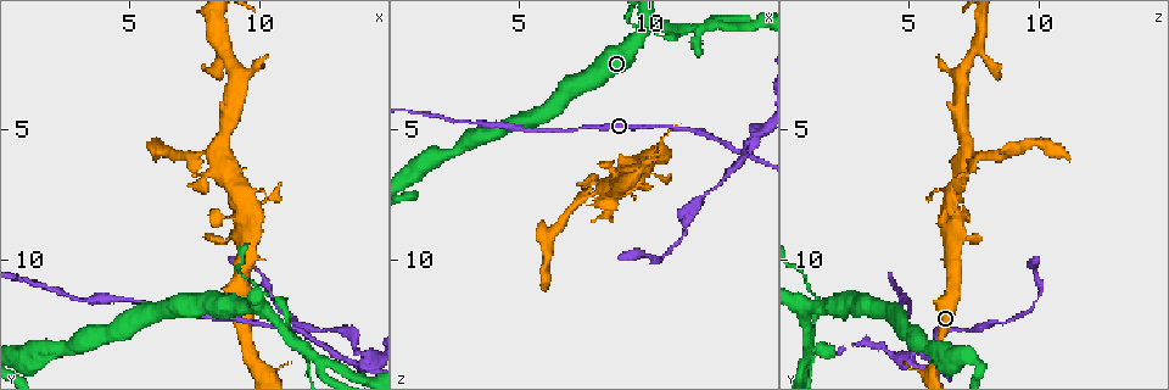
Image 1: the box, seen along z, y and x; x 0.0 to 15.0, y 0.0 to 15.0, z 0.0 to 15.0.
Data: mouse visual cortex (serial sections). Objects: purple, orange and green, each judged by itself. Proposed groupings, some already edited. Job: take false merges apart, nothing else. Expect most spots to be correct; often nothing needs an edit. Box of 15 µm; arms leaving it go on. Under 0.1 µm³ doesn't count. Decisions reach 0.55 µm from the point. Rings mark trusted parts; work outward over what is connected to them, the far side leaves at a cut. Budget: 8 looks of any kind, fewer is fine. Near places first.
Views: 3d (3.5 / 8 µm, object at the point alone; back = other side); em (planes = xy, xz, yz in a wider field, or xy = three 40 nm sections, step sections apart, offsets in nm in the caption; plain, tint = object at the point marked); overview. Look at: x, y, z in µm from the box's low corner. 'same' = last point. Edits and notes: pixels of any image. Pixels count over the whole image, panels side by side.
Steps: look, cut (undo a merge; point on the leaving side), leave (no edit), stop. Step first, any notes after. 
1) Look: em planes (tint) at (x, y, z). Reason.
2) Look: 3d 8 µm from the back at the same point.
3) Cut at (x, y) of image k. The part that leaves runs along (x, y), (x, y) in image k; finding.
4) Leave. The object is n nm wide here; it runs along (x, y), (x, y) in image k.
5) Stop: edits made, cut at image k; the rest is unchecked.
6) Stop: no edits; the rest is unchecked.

Look: 3d 3.5 µm at (11.1, 12.7, 1.3). Two arms in line, one across.

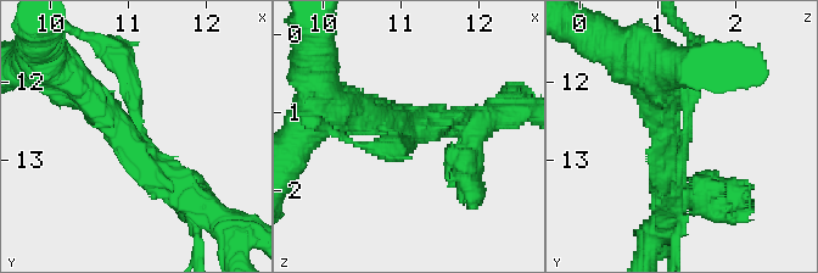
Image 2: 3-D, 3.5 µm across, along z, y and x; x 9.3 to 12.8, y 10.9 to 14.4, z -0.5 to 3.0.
Look: em xy step 5 (tint) at (11.10, 12.75, 1.20).

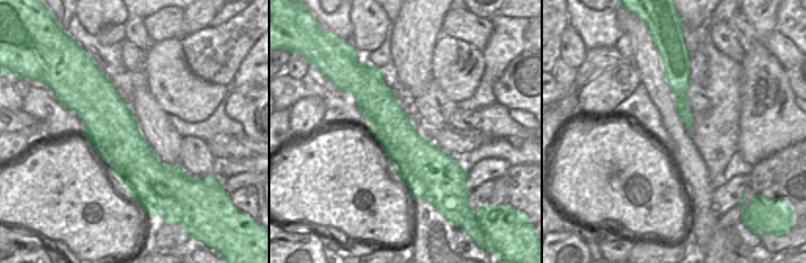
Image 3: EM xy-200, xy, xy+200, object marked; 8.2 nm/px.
Cut at (123, 49) of image 2. The arms are 250, 300, 450 nm wide; two cells meet here.

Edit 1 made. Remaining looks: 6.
Look: 3d 3.5 µm from the back at (12.5, 14.0, 1.0). Side arm on a straight run.

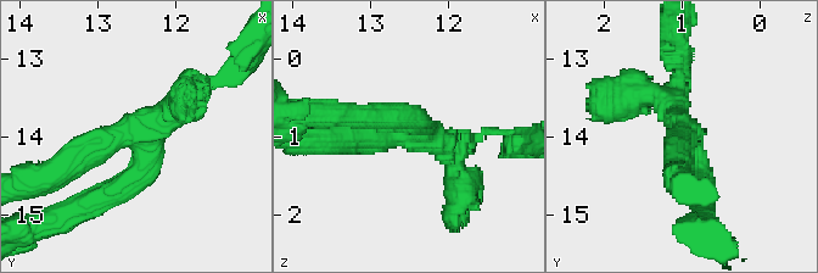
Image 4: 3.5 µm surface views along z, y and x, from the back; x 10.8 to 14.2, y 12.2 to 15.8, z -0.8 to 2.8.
Look: em xy step 5 (plain) at (12.45, 13.95, 0.95). 3 arms meet here; the arms are 250, 350, 350 nm wide; now the EM.

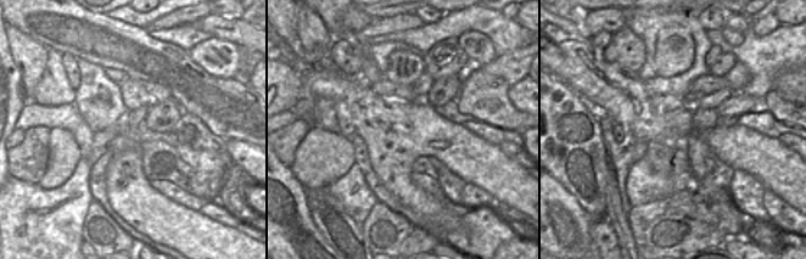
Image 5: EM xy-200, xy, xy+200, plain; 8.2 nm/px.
Look: em xy step 5 (tint) at the same point.

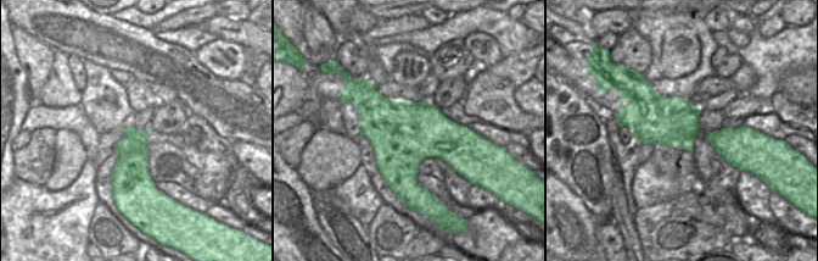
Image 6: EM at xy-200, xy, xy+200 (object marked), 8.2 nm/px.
Leave. It runs along (199, 87), (158, 124), (68, 166) in image 4; continuous, no second cell.

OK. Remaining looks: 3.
Look: 3d 3.5 µm at (14.1, 14.1, 5.4). Arms part here.

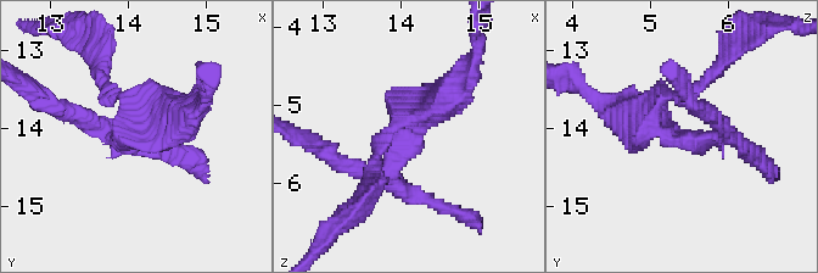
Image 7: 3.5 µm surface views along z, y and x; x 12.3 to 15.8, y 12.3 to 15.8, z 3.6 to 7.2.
Look: em xy step 3 (tint) at (14.05, 14.15, 5.45).

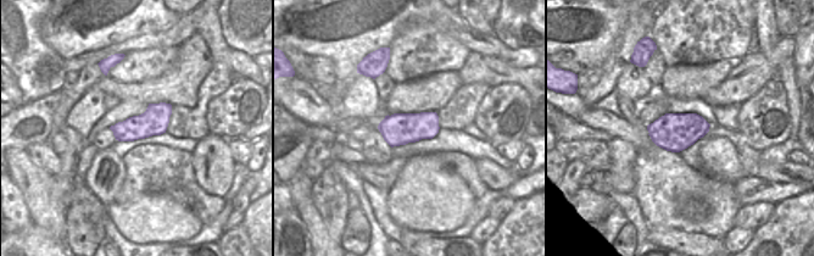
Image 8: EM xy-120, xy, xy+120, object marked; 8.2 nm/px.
Look: em xy step 1 (tint) at the same point. Another direction.

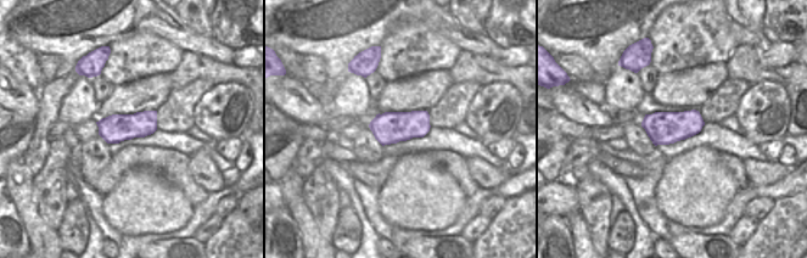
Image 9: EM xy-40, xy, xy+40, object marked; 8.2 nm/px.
Cut at (676, 139) of image 7. The part that leaves runs along (392, 168), (415, 112), (388, 134) in image 7; a second cell is stuck on.

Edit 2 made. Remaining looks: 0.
Stop: edits made, cut at image 2, cut at image 7; the rest is unchecked.

